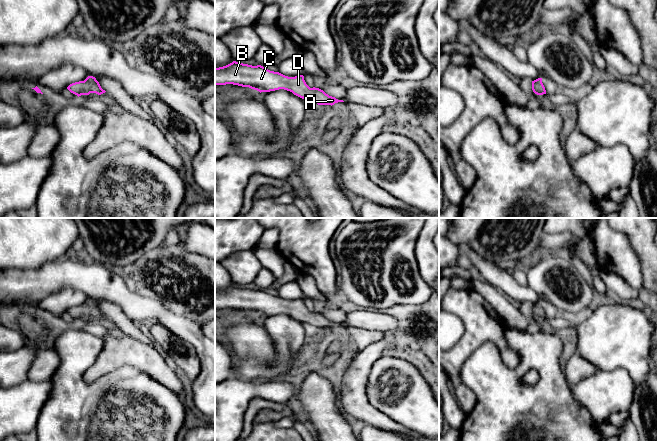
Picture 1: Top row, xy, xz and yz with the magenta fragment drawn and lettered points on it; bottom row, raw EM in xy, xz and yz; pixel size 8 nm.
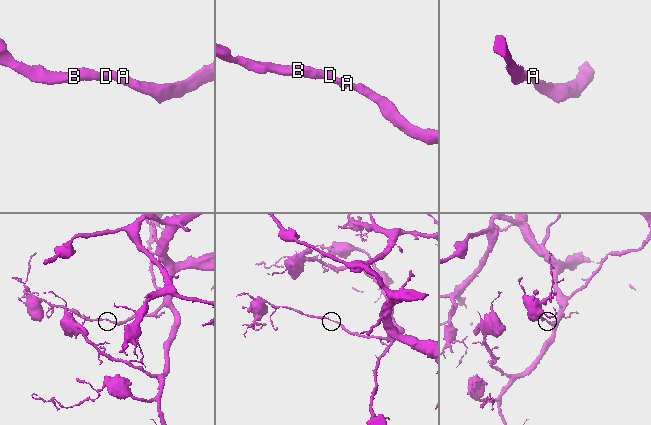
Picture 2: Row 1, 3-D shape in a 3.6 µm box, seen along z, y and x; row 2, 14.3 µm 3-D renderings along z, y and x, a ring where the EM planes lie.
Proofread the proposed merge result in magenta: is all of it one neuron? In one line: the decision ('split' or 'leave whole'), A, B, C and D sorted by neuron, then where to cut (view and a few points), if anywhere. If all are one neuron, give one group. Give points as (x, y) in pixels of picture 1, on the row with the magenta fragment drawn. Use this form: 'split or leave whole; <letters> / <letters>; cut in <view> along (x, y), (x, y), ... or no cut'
leave whole; A B C D; no cut

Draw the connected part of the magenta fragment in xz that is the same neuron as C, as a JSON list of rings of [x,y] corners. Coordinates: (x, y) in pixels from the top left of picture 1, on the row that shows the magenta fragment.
[[[233,61],[232,63],[215,68],[215,86],[216,85],[226,85],[226,84],[233,84],[242,87],[249,87],[251,89],[257,90],[261,92],[270,92],[279,89],[284,89],[287,91],[292,92],[294,95],[304,99],[308,98],[318,105],[334,105],[338,102],[344,102],[343,100],[338,100],[335,97],[329,96],[323,90],[319,88],[310,88],[305,80],[303,75],[295,76],[295,77],[288,77],[279,72],[270,71],[265,69],[261,65],[252,66],[248,64],[243,64],[240,62]]]

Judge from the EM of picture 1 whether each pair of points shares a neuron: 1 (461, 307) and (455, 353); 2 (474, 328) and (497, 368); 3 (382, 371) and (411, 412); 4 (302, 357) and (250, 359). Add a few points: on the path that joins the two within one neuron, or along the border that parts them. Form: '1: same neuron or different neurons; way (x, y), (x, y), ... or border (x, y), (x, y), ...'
1: same neuron; way (469, 318), (469, 339), (466, 342)
2: different neurons; border (502, 355), (495, 344), (484, 342), (466, 359)
3: same neuron; way (391, 381), (392, 385), (409, 402)
4: same neuron; way (289, 366), (263, 364)

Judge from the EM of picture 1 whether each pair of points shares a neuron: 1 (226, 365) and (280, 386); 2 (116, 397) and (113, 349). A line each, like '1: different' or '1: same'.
1: different
2: different

